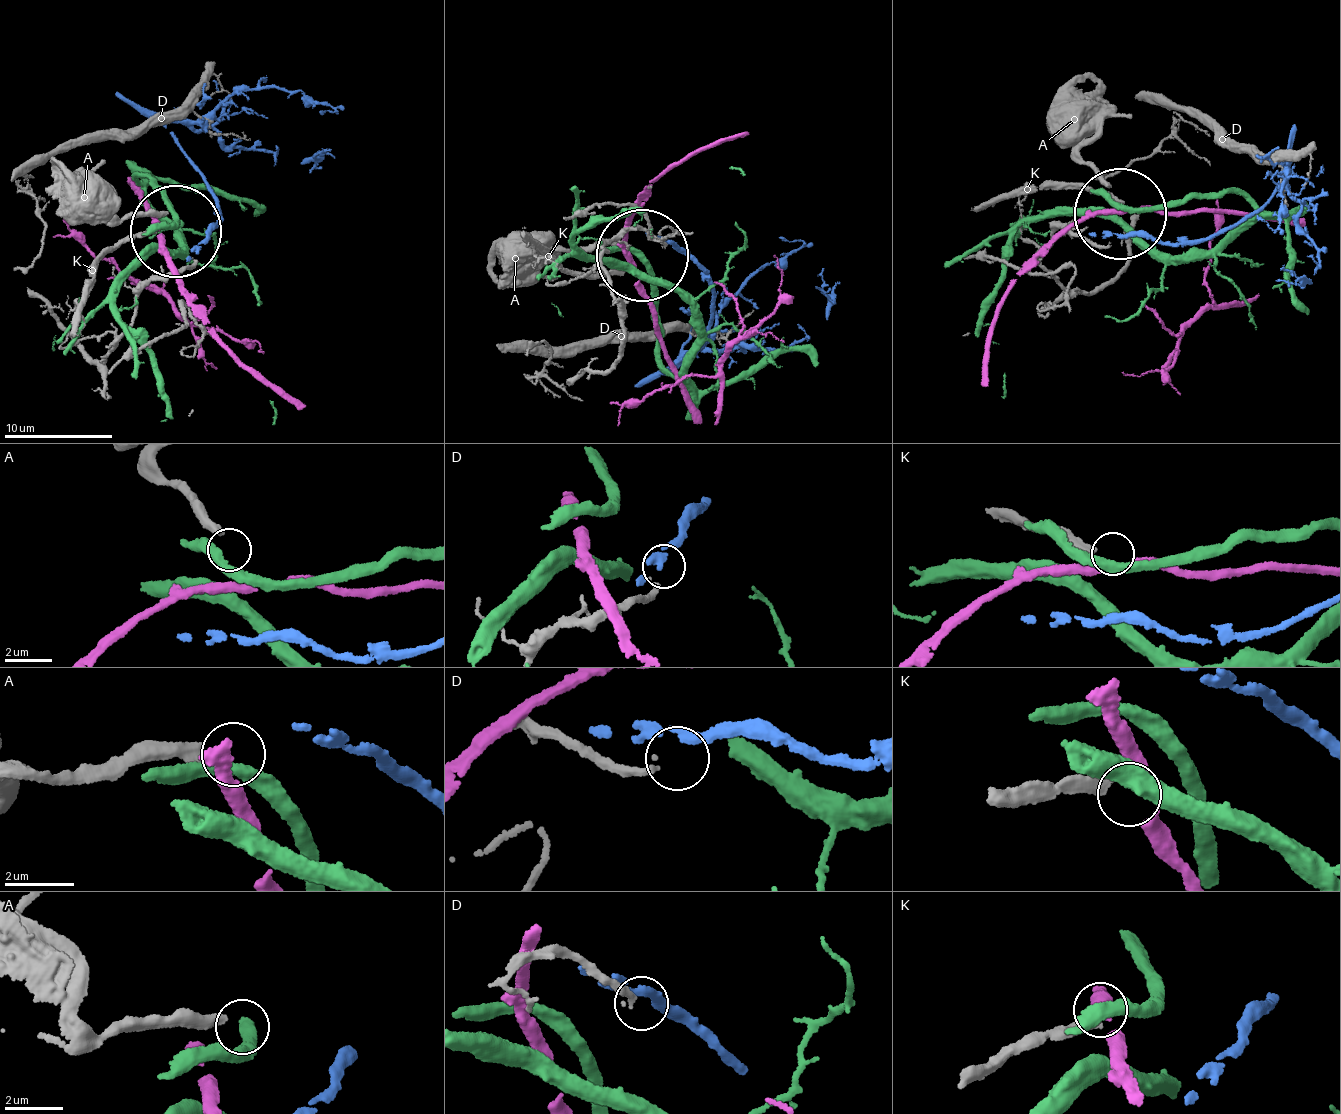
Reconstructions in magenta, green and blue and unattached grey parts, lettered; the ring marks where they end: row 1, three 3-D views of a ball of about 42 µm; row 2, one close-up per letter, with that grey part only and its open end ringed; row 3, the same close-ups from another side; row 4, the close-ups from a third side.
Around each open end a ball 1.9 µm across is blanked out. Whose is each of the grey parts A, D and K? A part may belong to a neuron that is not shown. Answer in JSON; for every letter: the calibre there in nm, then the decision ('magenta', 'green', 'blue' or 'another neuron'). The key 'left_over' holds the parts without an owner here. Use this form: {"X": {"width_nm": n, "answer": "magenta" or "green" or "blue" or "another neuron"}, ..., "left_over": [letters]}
{"A": {"width_nm": 400, "answer": "another neuron"}, "D": {"width_nm": 200, "answer": "another neuron"}, "K": {"width_nm": 400, "answer": "another neuron"}, "left_over": ["A", "D", "K"]}

